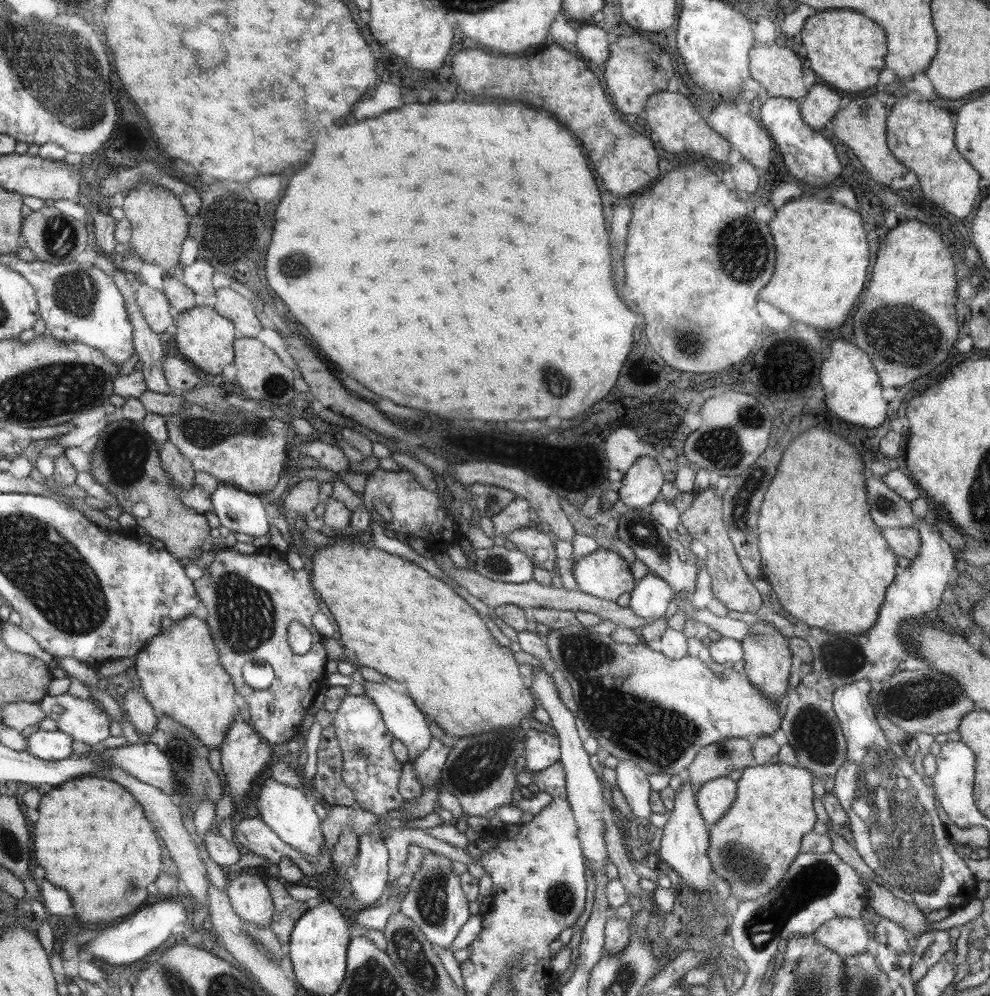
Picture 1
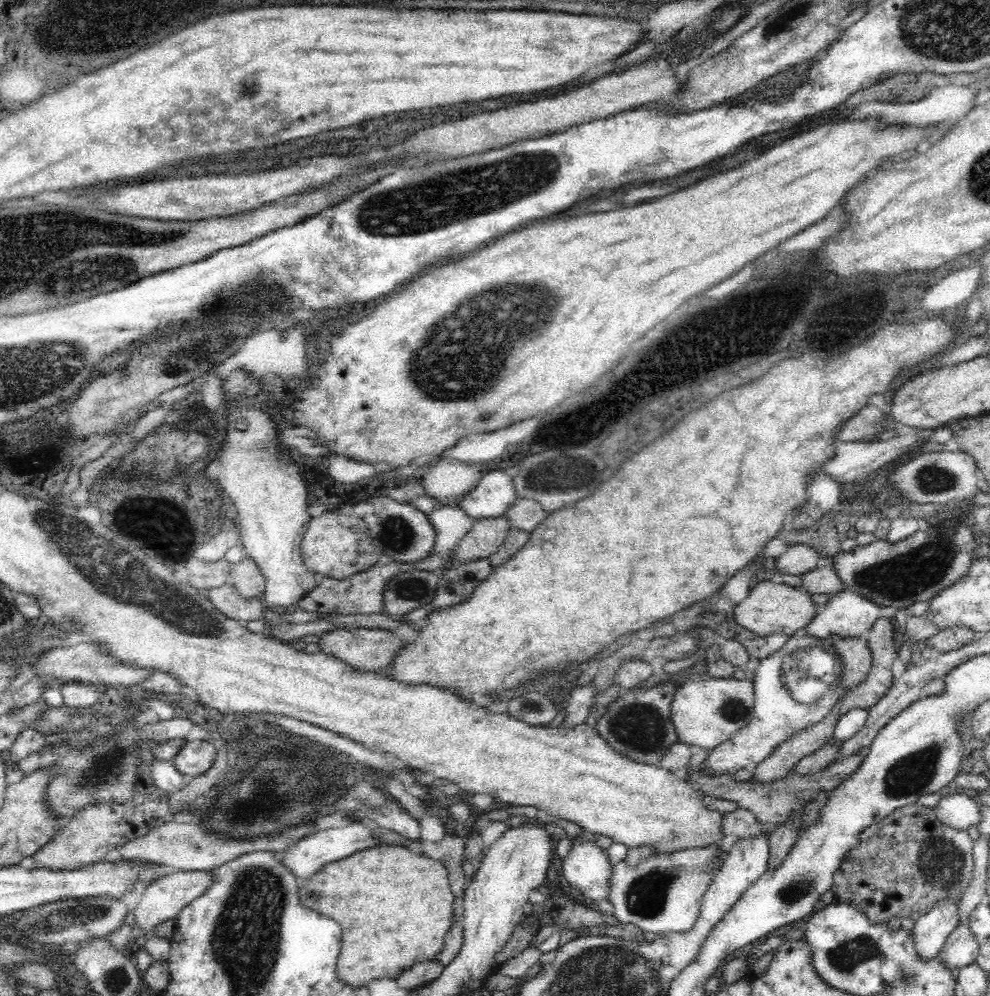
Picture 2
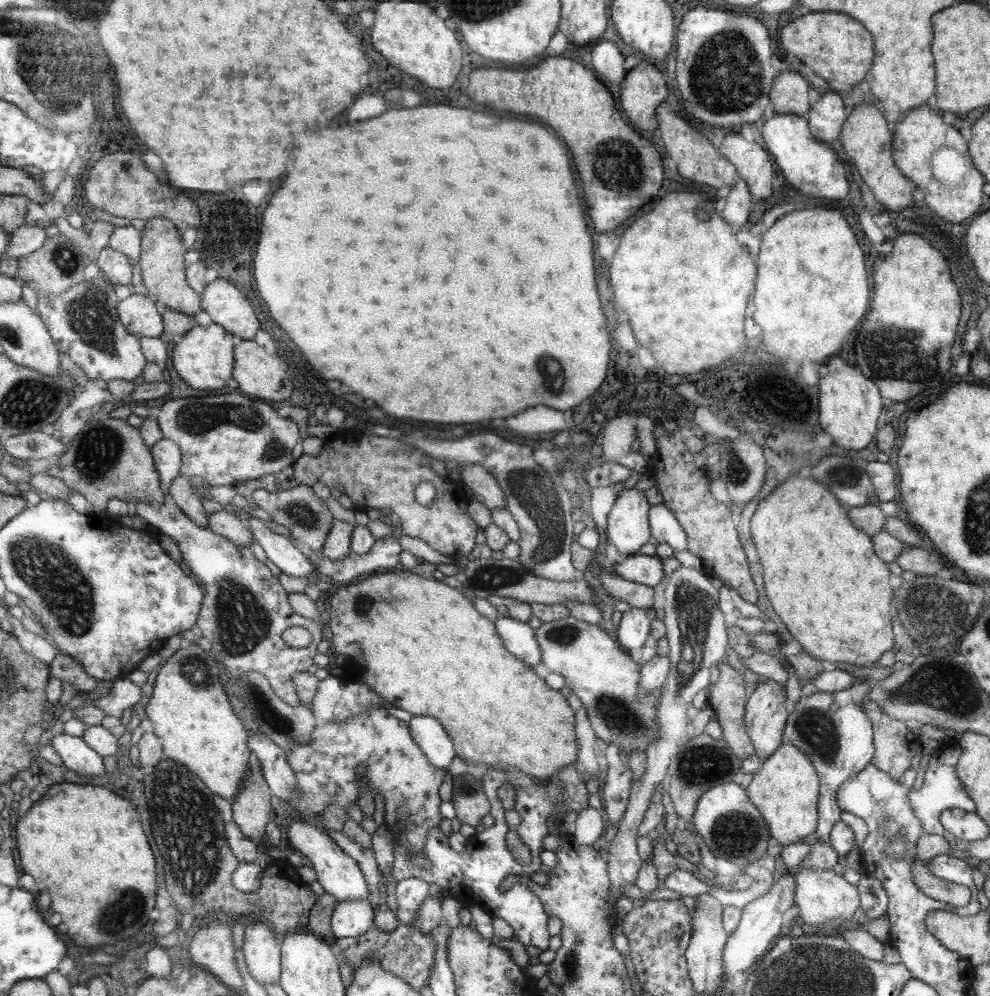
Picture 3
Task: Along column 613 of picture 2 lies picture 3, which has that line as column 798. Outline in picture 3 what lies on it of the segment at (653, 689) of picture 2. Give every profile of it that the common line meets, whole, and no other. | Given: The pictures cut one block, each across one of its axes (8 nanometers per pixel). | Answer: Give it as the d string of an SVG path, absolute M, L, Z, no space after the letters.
M857 678L853 686L840 692L817 692L802 696L795 704L786 724L785 736L788 743L805 751L821 775L821 824L818 825L818 842L812 845L812 851L801 864L815 870L831 870L838 863L837 851L831 845L833 826L840 821L840 803L837 793L847 779L862 772L873 760L875 748L873 724L864 710L865 700L872 683L865 678Z

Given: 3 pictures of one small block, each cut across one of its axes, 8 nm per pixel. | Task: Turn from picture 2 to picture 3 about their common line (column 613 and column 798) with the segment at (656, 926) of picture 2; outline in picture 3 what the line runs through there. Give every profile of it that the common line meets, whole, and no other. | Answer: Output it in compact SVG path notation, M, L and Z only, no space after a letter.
M802 864L798 866L795 872L797 880L797 889L794 894L794 905L799 908L798 917L802 917L806 924L810 926L823 926L826 921L834 919L851 920L854 912L860 906L858 898L858 886L848 884L842 876L828 872L828 870L815 870L804 867Z

